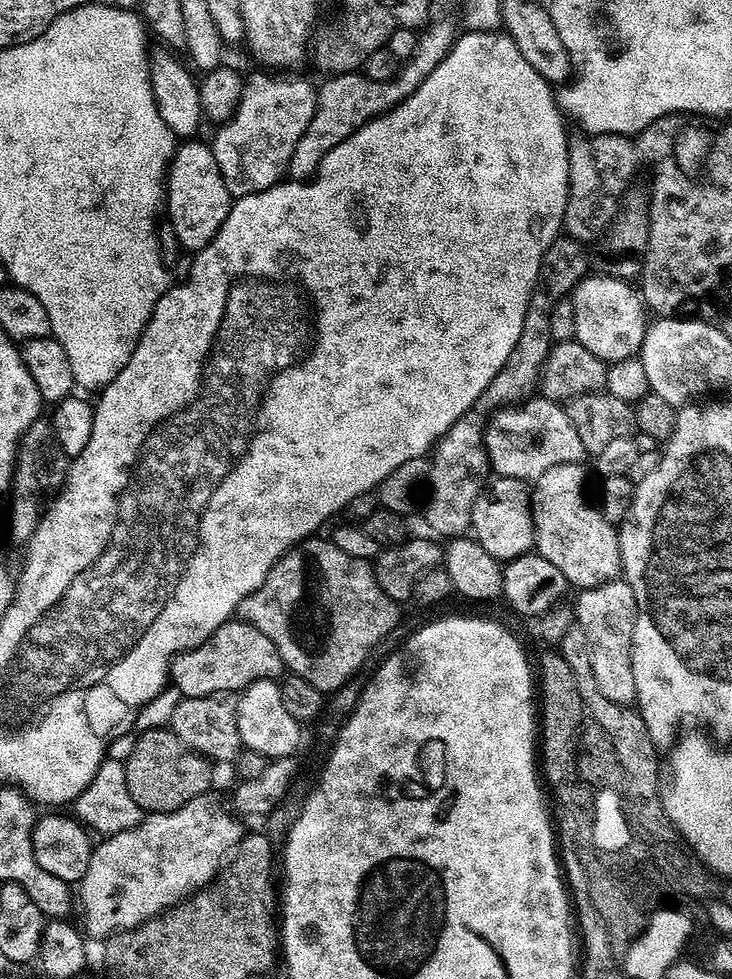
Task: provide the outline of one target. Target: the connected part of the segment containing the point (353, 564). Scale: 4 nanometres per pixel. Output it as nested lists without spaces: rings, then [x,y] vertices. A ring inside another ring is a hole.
[[[308,538],[299,546],[289,548],[273,565],[272,569],[266,574],[266,578],[260,583],[252,593],[247,596],[238,609],[239,619],[244,623],[254,626],[258,630],[262,630],[262,634],[266,634],[266,638],[270,638],[270,642],[274,642],[274,646],[278,646],[278,654],[282,658],[285,669],[289,673],[298,675],[305,679],[310,686],[317,689],[323,694],[329,694],[340,688],[348,680],[348,675],[351,672],[356,672],[364,664],[364,659],[368,656],[368,651],[391,630],[396,624],[396,604],[397,601],[391,596],[384,595],[380,591],[380,583],[376,580],[376,573],[373,565],[367,559],[360,559],[357,556],[348,556],[342,550],[332,543],[331,539],[324,538],[324,540],[316,540],[317,538]],[[308,592],[312,592],[312,596],[316,600],[308,601]]]

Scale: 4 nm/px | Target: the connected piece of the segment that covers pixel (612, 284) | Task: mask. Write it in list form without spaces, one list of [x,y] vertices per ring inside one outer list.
[[[592,274],[585,275],[584,279],[580,281],[579,284],[576,285],[575,288],[571,289],[570,296],[572,296],[572,328],[574,331],[574,339],[581,344],[582,346],[586,346],[586,350],[590,350],[590,354],[594,354],[599,358],[599,360],[605,361],[605,362],[615,362],[618,360],[627,360],[629,357],[633,355],[639,349],[640,342],[642,339],[641,333],[638,331],[636,332],[636,323],[640,320],[640,308],[641,305],[638,303],[636,305],[636,300],[634,297],[632,297],[632,292],[627,283],[625,281],[611,275],[611,274],[603,274],[604,276],[592,276]]]

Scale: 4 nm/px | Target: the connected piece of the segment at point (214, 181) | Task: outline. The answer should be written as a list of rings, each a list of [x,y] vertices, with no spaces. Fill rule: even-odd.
[[[192,138],[175,149],[166,172],[166,208],[168,220],[184,248],[199,250],[212,241],[224,225],[228,210],[234,203],[230,185],[220,173],[218,162],[207,143],[199,144]]]

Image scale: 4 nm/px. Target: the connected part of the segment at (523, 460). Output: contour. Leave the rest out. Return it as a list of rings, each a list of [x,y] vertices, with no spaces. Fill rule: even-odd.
[[[543,396],[534,397],[527,397],[520,402],[522,404],[495,409],[487,419],[485,455],[489,467],[492,466],[500,478],[530,482],[540,477],[546,469],[573,461],[572,444],[575,443],[577,431],[569,421],[567,411],[557,401]]]

